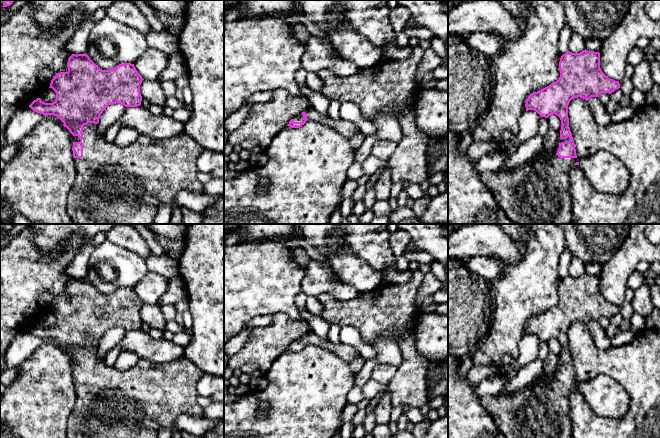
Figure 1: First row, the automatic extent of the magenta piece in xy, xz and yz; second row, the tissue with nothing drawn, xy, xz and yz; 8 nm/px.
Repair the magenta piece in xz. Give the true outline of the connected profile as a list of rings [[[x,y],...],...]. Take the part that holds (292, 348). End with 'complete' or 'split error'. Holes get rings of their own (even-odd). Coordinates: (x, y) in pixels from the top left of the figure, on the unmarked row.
[[[310,330],[304,336],[291,343],[288,350],[291,352],[299,352],[309,345],[319,346],[329,350],[347,363],[360,357],[358,350],[354,346],[344,343],[333,343],[327,338],[320,338]]]; split error

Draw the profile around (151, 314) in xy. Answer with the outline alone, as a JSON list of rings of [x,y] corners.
[[[143,304],[140,309],[140,317],[142,322],[147,323],[151,328],[164,330],[166,319],[164,318],[160,306],[158,304]]]

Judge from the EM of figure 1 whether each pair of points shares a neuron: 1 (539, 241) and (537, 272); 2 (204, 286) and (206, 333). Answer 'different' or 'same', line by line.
1: same
2: same

